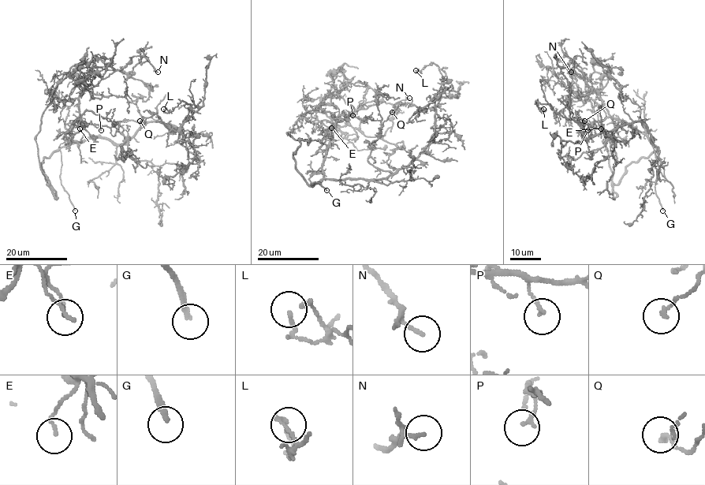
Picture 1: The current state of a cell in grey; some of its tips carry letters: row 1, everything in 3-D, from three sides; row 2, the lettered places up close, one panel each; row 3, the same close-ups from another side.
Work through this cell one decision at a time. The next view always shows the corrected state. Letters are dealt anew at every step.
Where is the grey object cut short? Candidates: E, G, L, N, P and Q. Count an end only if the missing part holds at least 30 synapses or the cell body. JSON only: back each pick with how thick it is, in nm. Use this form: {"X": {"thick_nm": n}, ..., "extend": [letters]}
{"G": {"thick_nm": 220}, "extend": ["G"]}

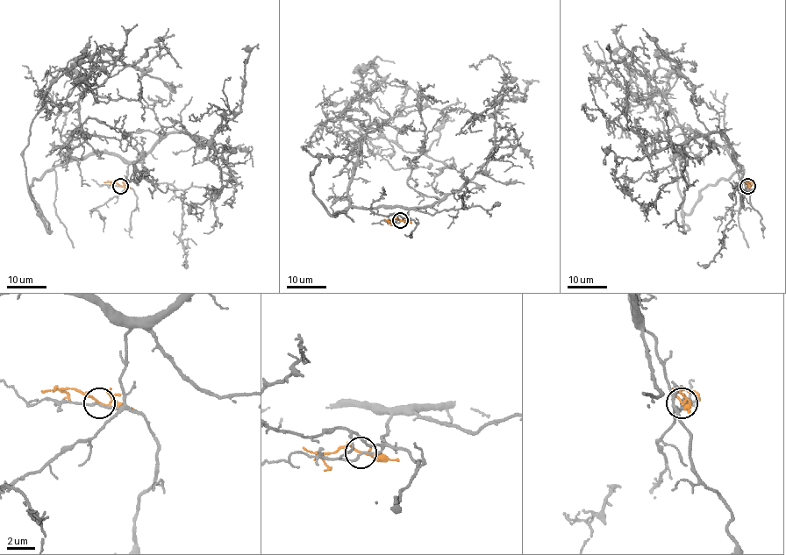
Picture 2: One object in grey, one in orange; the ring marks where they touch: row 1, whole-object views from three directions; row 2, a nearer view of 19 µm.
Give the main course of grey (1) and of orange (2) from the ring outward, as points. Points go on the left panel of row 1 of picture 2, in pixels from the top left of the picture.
1: (120, 186), (128, 164), (119, 157), (72, 160), (80, 105), (45, 96), (40, 104), (78, 59), (114, 51)
2: (120, 185), (112, 181), (103, 182)

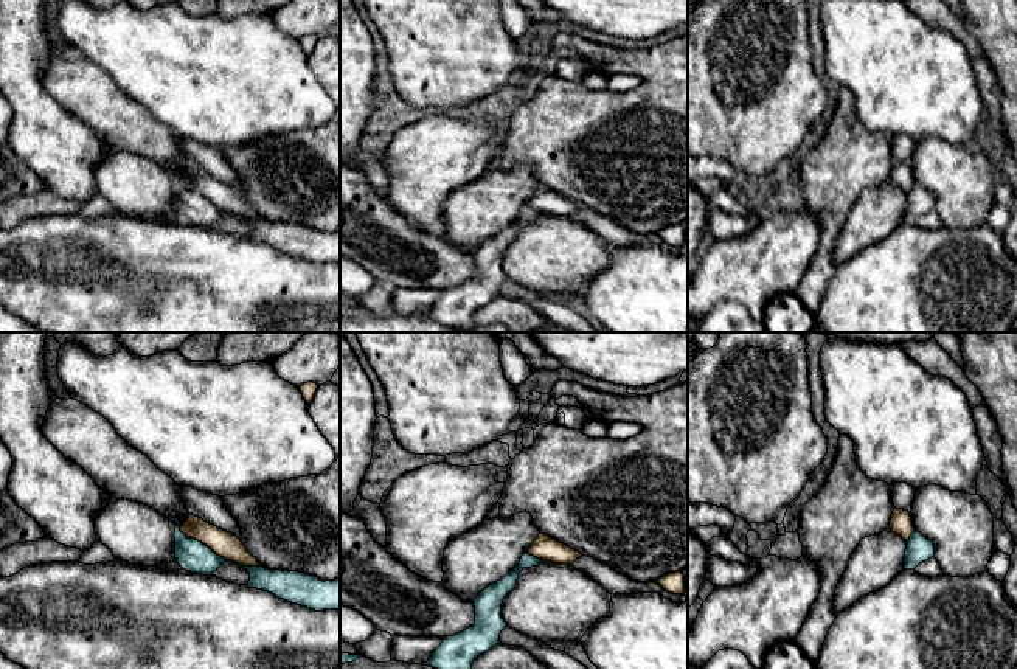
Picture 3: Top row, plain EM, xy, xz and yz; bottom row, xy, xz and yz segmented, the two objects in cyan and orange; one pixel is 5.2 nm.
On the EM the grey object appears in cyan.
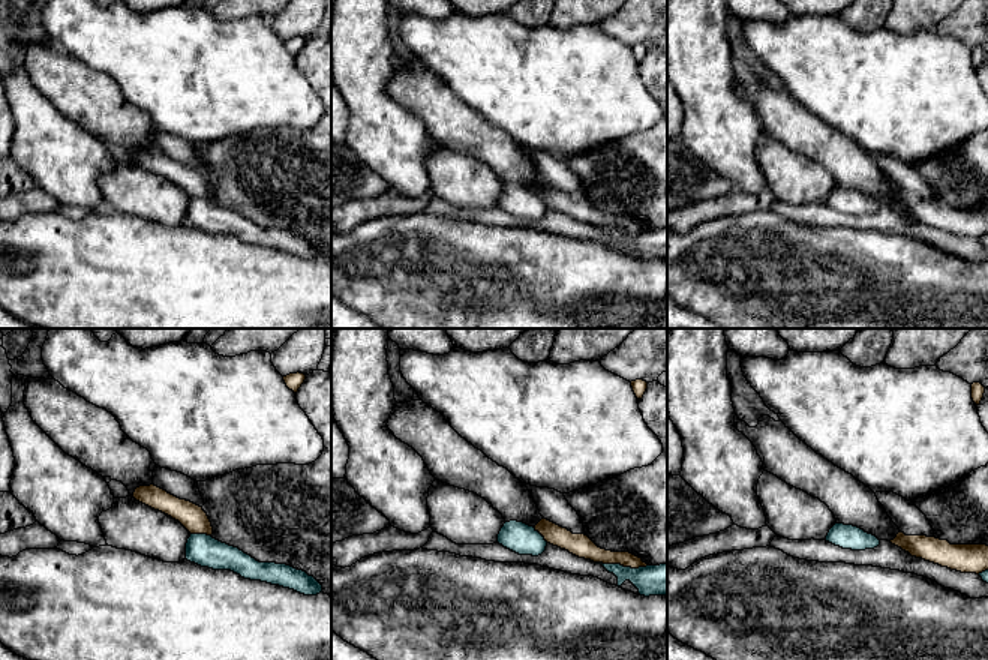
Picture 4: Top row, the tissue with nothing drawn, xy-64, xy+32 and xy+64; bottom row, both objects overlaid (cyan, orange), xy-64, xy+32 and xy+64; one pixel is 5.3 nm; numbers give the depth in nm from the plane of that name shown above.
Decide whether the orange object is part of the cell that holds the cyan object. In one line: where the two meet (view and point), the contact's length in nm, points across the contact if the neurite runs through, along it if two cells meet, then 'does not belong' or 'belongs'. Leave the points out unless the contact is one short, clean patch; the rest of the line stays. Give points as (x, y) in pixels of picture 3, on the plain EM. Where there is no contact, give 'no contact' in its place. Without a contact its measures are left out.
contact xy (201, 194); length 300 nm; belongs

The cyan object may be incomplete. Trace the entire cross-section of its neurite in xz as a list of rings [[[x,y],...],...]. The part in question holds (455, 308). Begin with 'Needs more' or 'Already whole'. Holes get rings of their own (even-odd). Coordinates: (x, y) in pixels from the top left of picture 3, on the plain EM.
Needs more. [[[539,186],[522,208],[519,217],[474,251],[475,276],[461,286],[444,290],[425,318],[452,328],[467,329],[472,324],[475,310],[500,296],[500,286],[506,279],[502,270],[502,256],[505,248],[515,241],[519,225],[523,220],[537,219],[543,213],[571,217],[581,208],[579,203],[559,192]]]

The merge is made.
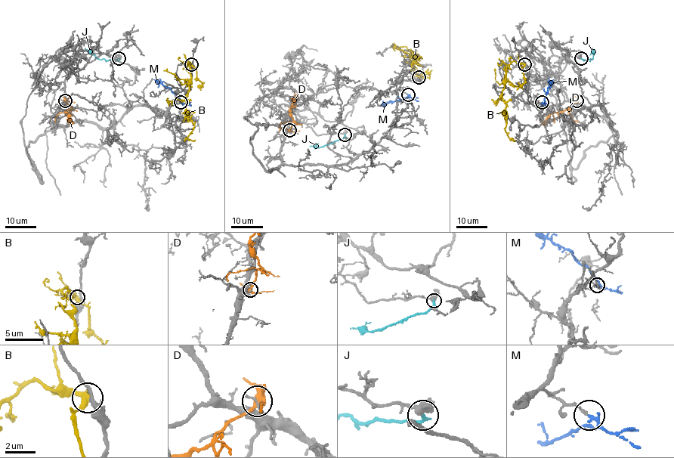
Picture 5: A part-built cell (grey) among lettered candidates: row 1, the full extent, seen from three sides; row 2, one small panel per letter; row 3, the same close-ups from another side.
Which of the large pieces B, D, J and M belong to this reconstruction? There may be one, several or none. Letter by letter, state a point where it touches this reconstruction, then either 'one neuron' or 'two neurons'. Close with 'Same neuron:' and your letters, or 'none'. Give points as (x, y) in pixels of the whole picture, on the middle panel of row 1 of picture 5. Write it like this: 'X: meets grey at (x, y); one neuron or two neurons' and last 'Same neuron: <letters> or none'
B: meets grey at (418, 77); two neurons
D: meets grey at (289, 130); two neurons
J: meets grey at (344, 134); two neurons
M: meets grey at (408, 94); one neuron
Same neuron: M

